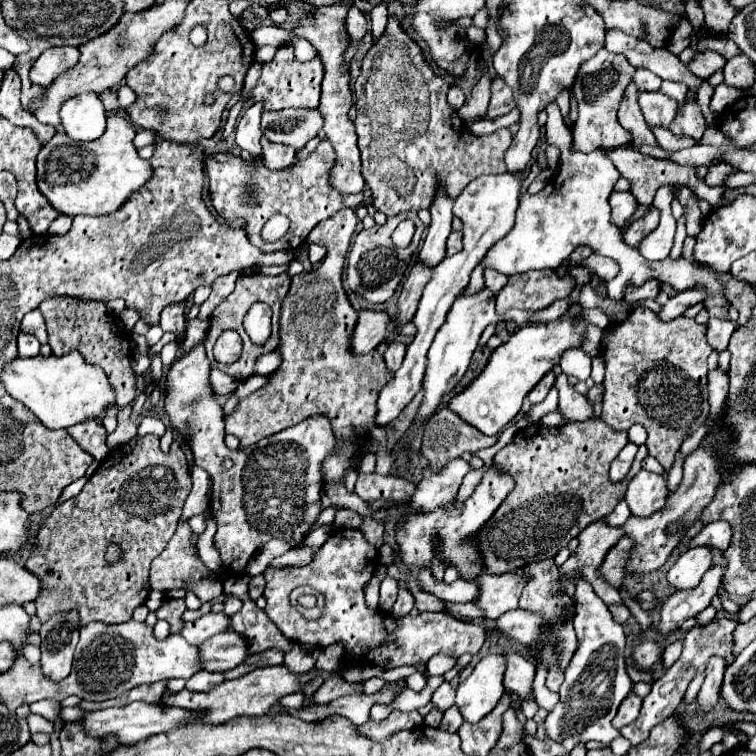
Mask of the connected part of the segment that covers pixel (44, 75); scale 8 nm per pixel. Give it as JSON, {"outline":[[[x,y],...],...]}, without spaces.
{"outline":[[[51,48],[45,50],[35,64],[31,66],[31,82],[39,86],[49,86],[61,72],[71,68],[79,60],[79,50],[77,48]]]}

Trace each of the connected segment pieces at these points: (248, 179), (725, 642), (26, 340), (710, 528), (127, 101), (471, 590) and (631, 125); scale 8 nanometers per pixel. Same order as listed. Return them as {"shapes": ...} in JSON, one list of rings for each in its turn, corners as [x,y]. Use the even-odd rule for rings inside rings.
{"shapes":[[[[321,140],[317,150],[313,150],[307,158],[279,172],[271,172],[265,168],[265,164],[259,162],[249,166],[243,158],[233,156],[229,152],[205,156],[205,170],[209,176],[213,208],[225,220],[245,218],[247,238],[263,252],[297,250],[299,246],[305,244],[307,234],[317,226],[317,222],[335,216],[343,208],[343,194],[331,190],[329,186],[329,174],[333,164],[335,164],[335,150],[331,148],[329,140]],[[273,214],[287,216],[291,220],[291,226],[281,240],[265,242],[261,238],[261,228]]],[[[721,618],[721,620],[713,620],[711,624],[707,626],[695,626],[687,632],[685,636],[685,642],[683,642],[683,652],[681,656],[675,660],[675,664],[671,668],[667,668],[667,672],[655,680],[651,684],[651,692],[643,698],[643,706],[641,706],[641,714],[635,722],[631,722],[629,726],[623,726],[619,732],[623,738],[627,738],[631,742],[631,746],[637,746],[641,744],[643,740],[647,740],[649,732],[653,726],[657,726],[659,722],[663,722],[665,718],[669,718],[677,706],[681,704],[683,696],[685,696],[685,690],[689,686],[689,682],[693,680],[695,674],[703,672],[705,666],[707,666],[707,660],[713,656],[713,654],[719,654],[725,658],[725,664],[731,664],[733,662],[733,654],[731,654],[731,648],[733,648],[733,630],[735,630],[737,622],[733,622],[731,618]]],[[[23,332],[19,334],[17,346],[19,346],[19,356],[35,356],[35,354],[39,354],[39,348],[41,348],[41,344],[35,336],[23,334]]],[[[711,522],[703,526],[703,530],[689,542],[691,548],[695,546],[707,546],[717,550],[727,550],[731,542],[731,526],[727,522]]],[[[127,84],[121,86],[117,94],[119,94],[119,104],[121,104],[121,108],[127,108],[127,106],[131,106],[131,104],[137,102],[137,94],[135,94]]],[[[429,568],[423,570],[409,570],[411,576],[419,578],[419,582],[423,584],[423,588],[431,594],[435,594],[441,600],[447,602],[475,602],[479,598],[479,584],[475,584],[475,580],[455,580],[451,584],[445,582],[437,582],[433,578],[433,574],[429,572]]],[[[631,82],[627,86],[627,92],[623,94],[623,102],[619,106],[619,124],[623,128],[629,128],[629,132],[633,134],[633,144],[657,144],[655,142],[655,136],[653,132],[649,130],[645,118],[643,118],[643,112],[637,104],[637,84]]]]}

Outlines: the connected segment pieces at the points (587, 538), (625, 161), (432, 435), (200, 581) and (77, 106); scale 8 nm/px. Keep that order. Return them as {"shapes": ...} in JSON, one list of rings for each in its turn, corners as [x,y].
{"shapes":[[[[597,520],[597,524],[589,524],[577,536],[579,546],[569,556],[569,560],[563,566],[559,566],[559,574],[571,578],[575,584],[581,578],[591,582],[595,594],[605,604],[623,604],[619,590],[611,588],[607,582],[603,582],[603,576],[599,576],[599,568],[607,552],[619,542],[621,536],[623,536],[623,528],[609,528],[603,520]]],[[[619,146],[619,148],[615,148],[613,152],[609,152],[609,158],[613,160],[613,164],[615,164],[615,168],[621,172],[621,176],[629,180],[629,184],[631,184],[631,190],[629,190],[629,192],[635,194],[635,198],[637,198],[639,204],[651,204],[651,202],[653,202],[653,196],[655,196],[655,192],[657,192],[657,188],[659,188],[661,184],[669,184],[669,186],[681,184],[681,186],[687,186],[687,188],[693,190],[699,198],[707,200],[711,206],[717,206],[717,204],[721,202],[721,198],[723,198],[723,192],[727,190],[727,188],[723,188],[723,186],[715,186],[715,188],[707,186],[705,180],[699,178],[697,170],[695,170],[693,166],[679,166],[679,164],[675,164],[675,162],[671,162],[671,160],[655,160],[655,158],[651,158],[651,156],[643,156],[641,152],[633,150],[633,148],[629,148],[629,146]]],[[[449,408],[437,410],[427,426],[423,426],[421,452],[433,468],[459,458],[463,452],[475,452],[497,444],[499,436],[485,436],[471,424],[463,422]]],[[[179,520],[177,530],[175,530],[173,538],[169,540],[169,546],[153,560],[149,582],[151,582],[151,588],[159,590],[159,592],[169,592],[169,590],[179,588],[195,592],[195,596],[201,602],[215,600],[223,594],[223,586],[221,586],[219,576],[215,572],[211,572],[209,568],[205,568],[205,564],[197,558],[197,550],[195,550],[195,542],[193,542],[193,530],[191,530],[187,520]]],[[[79,94],[67,100],[59,110],[61,126],[71,140],[91,142],[105,132],[105,110],[99,94]]]]}

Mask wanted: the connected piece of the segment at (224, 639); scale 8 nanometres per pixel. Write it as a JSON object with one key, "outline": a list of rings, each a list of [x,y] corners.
{"outline":[[[233,630],[211,636],[207,644],[199,646],[199,660],[203,660],[201,670],[225,672],[239,666],[249,656],[249,646],[243,636]]]}

